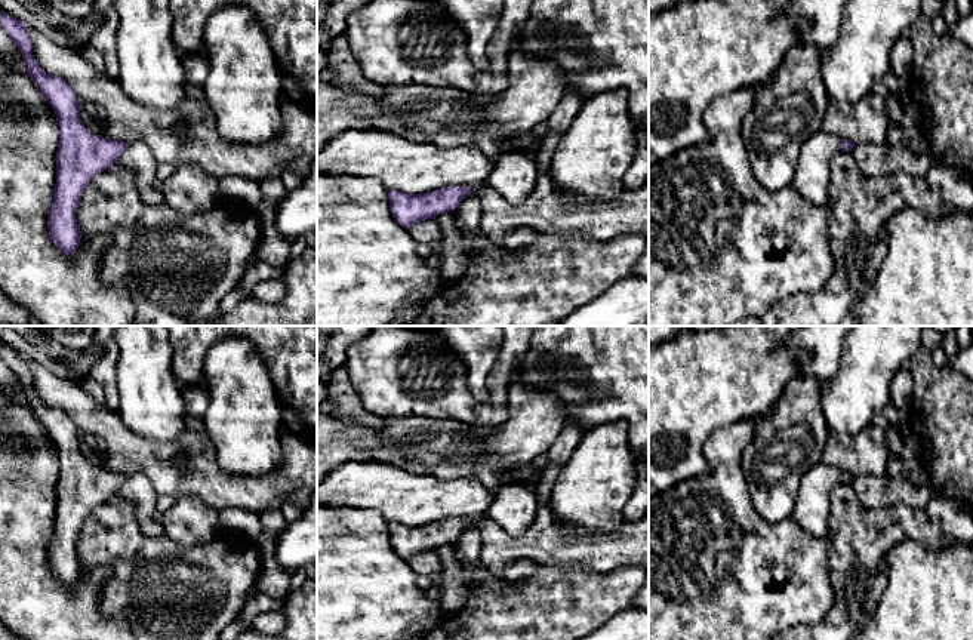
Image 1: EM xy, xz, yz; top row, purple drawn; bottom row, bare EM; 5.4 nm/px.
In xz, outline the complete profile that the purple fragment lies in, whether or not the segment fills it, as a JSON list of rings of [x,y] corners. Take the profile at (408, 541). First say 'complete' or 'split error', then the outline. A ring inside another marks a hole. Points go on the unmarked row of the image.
complete; [[[446,519],[427,526],[406,526],[389,521],[388,532],[395,553],[404,560],[410,560],[416,554],[453,544],[471,524],[471,519]]]

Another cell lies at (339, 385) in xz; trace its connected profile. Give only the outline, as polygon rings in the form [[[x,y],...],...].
[[[345,364],[335,369],[327,379],[327,393],[329,399],[335,401],[335,412],[332,415],[344,424],[361,425],[375,431],[381,431],[385,427],[382,416],[370,413],[363,406]]]

